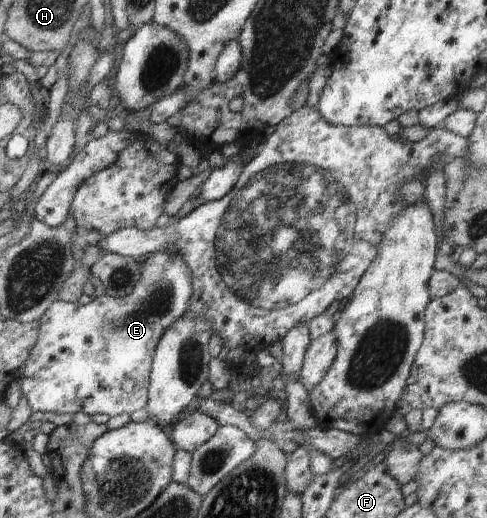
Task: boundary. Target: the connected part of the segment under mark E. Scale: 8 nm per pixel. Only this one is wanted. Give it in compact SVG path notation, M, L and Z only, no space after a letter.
M160 250L160 252L154 252L150 256L146 257L147 260L142 265L140 280L136 282L134 290L128 294L128 296L116 296L112 297L106 294L105 296L98 296L90 304L82 306L82 304L68 303L65 301L55 301L50 304L50 307L42 314L40 318L40 325L38 330L38 339L34 348L30 352L28 359L24 366L24 372L22 372L22 378L20 379L20 388L24 398L27 399L28 405L32 409L32 412L54 412L58 414L70 413L76 414L77 412L84 412L85 414L98 417L99 415L108 415L114 417L120 414L132 415L138 410L146 409L148 405L148 386L149 377L151 374L151 365L154 358L154 352L162 338L162 334L178 321L178 318L182 318L188 311L188 302L192 297L192 282L190 282L190 270L186 266L186 262L176 256L174 252L170 250Z

